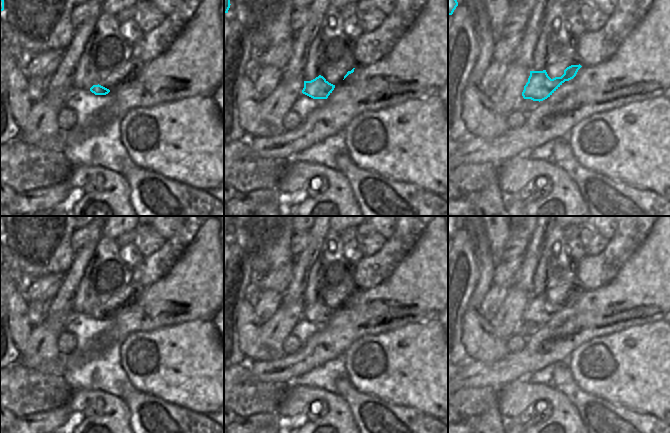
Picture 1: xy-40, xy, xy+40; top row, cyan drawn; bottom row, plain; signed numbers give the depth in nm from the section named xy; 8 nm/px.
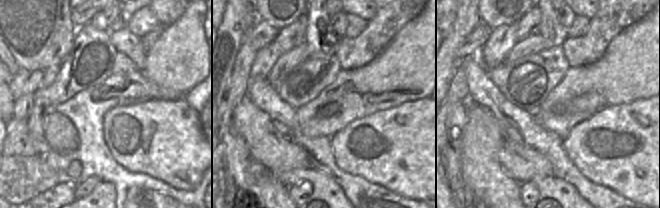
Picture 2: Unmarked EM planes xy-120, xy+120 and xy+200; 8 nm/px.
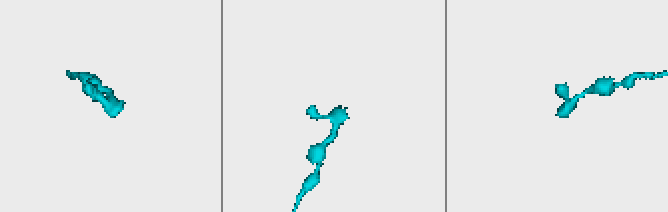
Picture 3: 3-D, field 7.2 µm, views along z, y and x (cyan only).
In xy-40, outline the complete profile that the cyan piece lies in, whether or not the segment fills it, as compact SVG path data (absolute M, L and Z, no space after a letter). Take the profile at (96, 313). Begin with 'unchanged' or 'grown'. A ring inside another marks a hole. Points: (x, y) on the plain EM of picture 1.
grown | M135 285L128 287L123 293L119 293L108 299L98 309L93 309L90 315L95 319L112 317L123 305L131 303L140 289Z

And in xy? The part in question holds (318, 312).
grown | M356 287L350 294L341 293L335 297L327 297L324 301L319 299L311 305L304 305L302 317L313 323L327 323L336 309L339 309L349 298L358 291Z

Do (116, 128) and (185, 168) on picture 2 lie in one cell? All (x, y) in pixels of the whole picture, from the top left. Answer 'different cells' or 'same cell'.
same cell

